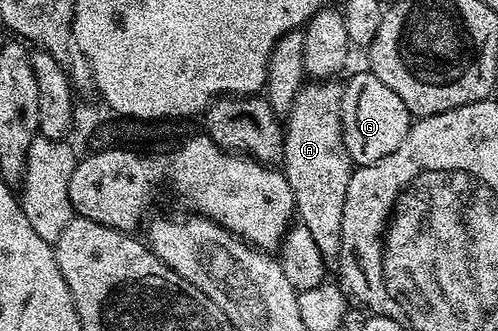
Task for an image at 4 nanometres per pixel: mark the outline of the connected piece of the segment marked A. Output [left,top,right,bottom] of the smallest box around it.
[281,79,353,265]

